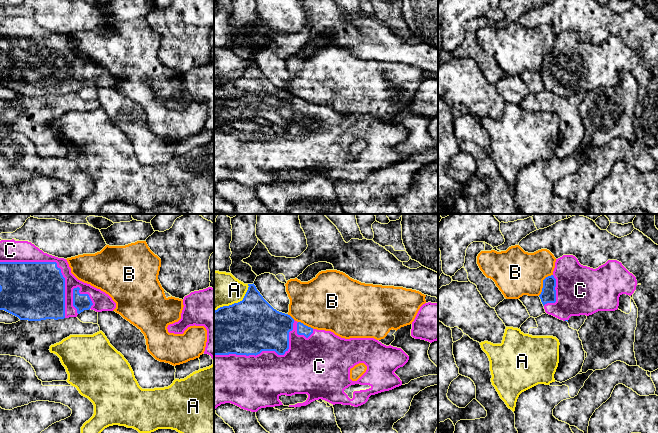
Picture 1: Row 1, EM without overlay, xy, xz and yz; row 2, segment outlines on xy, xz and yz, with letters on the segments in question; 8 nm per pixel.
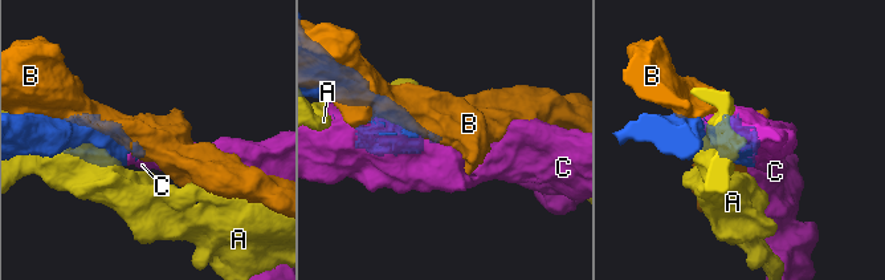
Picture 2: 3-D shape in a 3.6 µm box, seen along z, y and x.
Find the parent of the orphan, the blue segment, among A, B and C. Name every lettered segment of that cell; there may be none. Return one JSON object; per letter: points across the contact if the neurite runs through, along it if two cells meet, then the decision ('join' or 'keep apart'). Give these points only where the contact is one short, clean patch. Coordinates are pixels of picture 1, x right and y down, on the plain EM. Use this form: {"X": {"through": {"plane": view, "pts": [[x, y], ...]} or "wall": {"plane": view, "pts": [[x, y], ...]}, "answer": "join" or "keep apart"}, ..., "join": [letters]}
{"A": {"answer": "keep apart"}, "B": {"answer": "keep apart"}, "C": {"answer": "join"}, "join": ["C"]}

